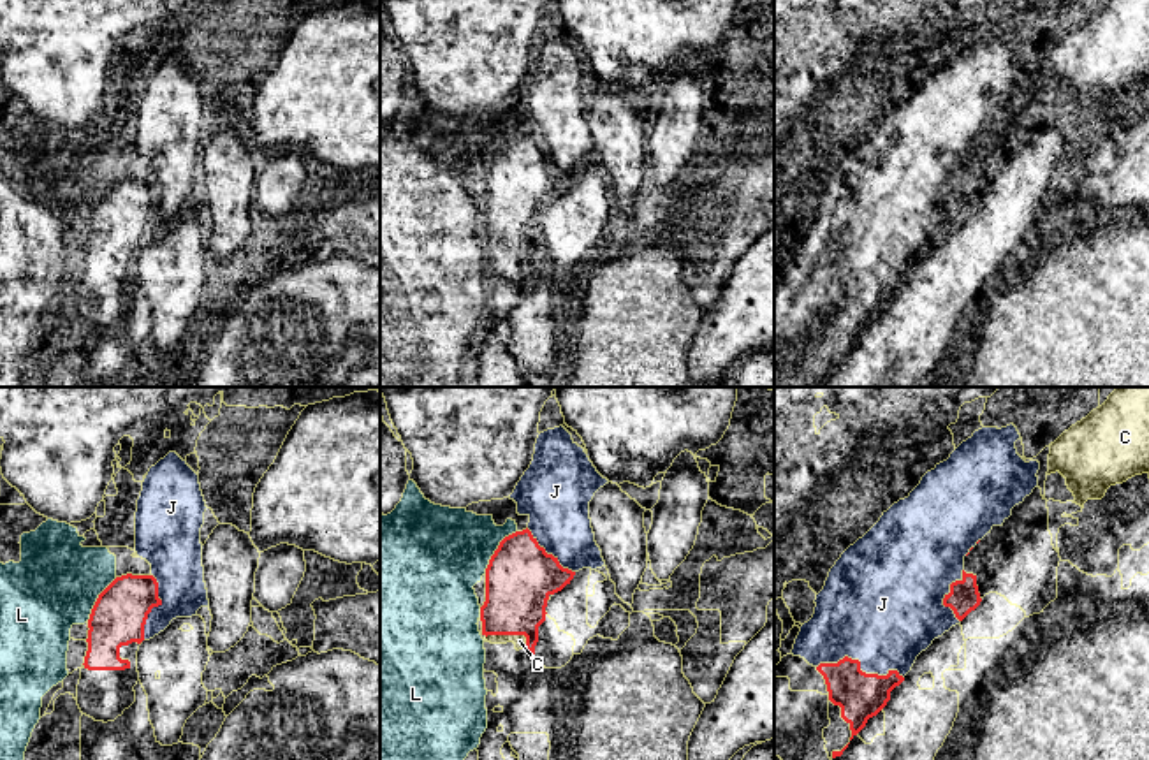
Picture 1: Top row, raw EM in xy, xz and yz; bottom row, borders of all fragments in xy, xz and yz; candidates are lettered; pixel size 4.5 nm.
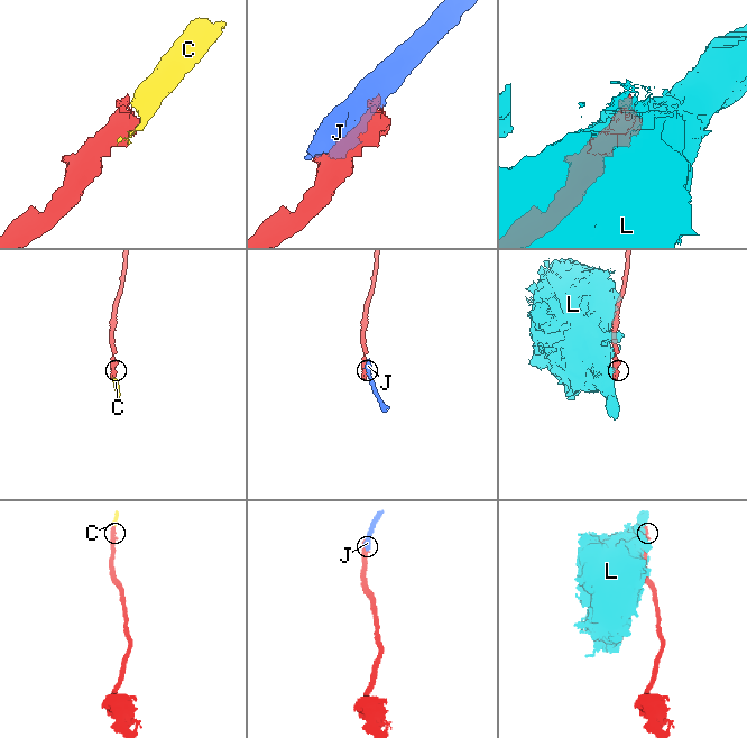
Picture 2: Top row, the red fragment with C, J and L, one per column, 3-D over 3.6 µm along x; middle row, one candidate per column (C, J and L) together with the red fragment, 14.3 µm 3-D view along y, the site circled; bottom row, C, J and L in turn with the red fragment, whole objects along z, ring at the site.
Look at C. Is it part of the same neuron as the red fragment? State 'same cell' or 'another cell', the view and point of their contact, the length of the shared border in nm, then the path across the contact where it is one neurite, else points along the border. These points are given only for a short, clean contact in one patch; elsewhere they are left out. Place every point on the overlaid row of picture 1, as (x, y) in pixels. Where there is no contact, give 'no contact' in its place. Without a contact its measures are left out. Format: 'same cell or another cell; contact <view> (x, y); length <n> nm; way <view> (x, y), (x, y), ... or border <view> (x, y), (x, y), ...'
same cell; contact xz (509, 634); length 200 nm

